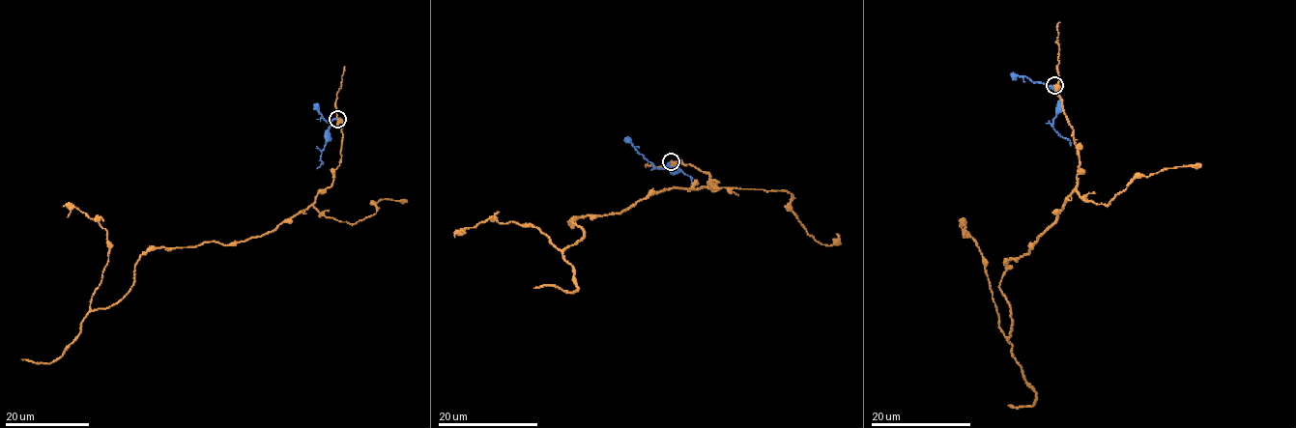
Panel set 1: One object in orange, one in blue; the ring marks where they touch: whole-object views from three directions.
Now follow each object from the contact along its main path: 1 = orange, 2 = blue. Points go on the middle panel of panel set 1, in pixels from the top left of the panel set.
1: (670, 161), (718, 181), (573, 216), (585, 233), (562, 248), (539, 229), (487, 218), (454, 237)
2: (670, 161), (668, 168), (672, 171), (679, 167), (691, 177), (691, 184)

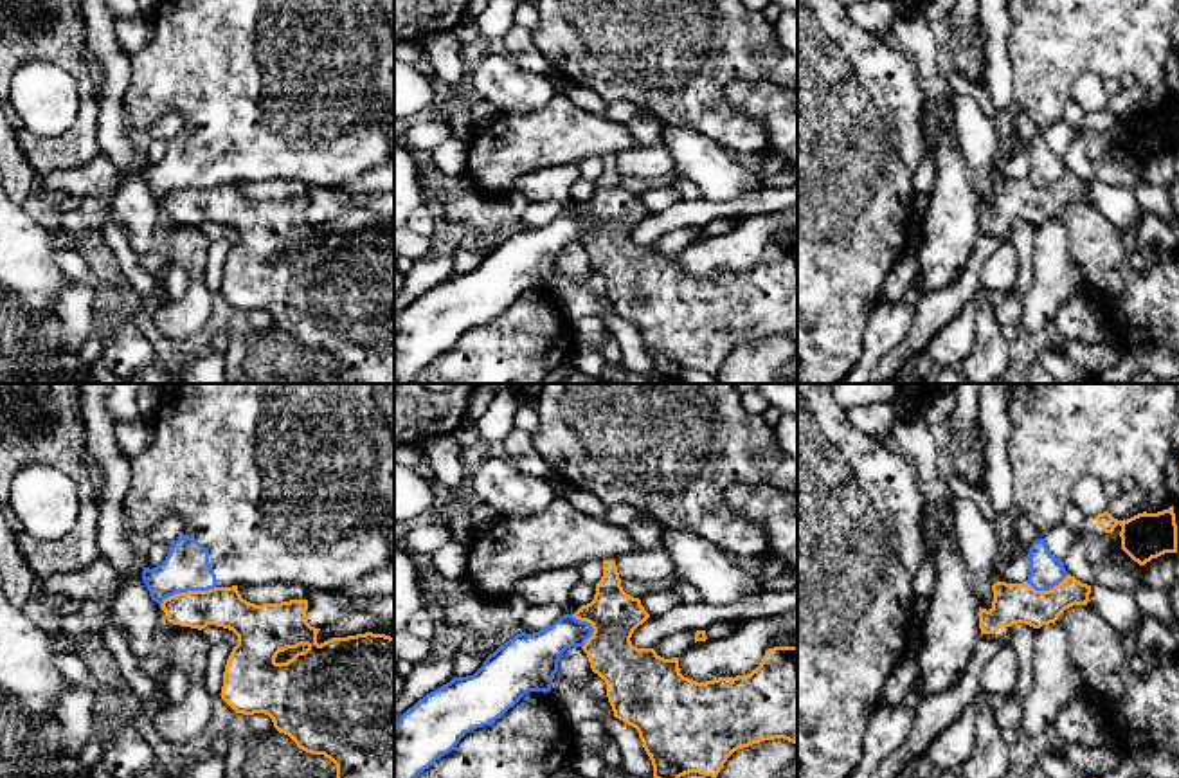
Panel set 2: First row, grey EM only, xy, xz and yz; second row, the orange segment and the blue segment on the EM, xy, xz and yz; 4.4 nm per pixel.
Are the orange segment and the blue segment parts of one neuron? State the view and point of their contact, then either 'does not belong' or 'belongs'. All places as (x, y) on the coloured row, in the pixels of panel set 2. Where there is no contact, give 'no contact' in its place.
contact xy (188, 591); does not belong

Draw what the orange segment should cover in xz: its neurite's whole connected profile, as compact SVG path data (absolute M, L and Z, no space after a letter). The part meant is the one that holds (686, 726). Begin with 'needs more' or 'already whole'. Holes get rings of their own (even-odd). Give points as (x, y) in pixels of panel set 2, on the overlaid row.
already whole | M603 560L594 600L572 616L592 625L594 632L581 648L592 672L607 683L614 717L637 729L653 778L689 773L716 778L727 758L742 747L774 738L797 744L797 647L769 648L760 666L747 675L691 681L680 674L679 657L664 659L653 648L632 645L634 630L650 614L639 598L623 591L616 560Z

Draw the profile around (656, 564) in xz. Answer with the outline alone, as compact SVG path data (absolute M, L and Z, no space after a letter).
M661 544L653 549L621 555L616 565L621 580L641 584L661 582L675 573L675 564Z

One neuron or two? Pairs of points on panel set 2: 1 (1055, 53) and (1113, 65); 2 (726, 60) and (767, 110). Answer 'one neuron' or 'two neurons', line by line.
1: one neuron
2: two neurons

